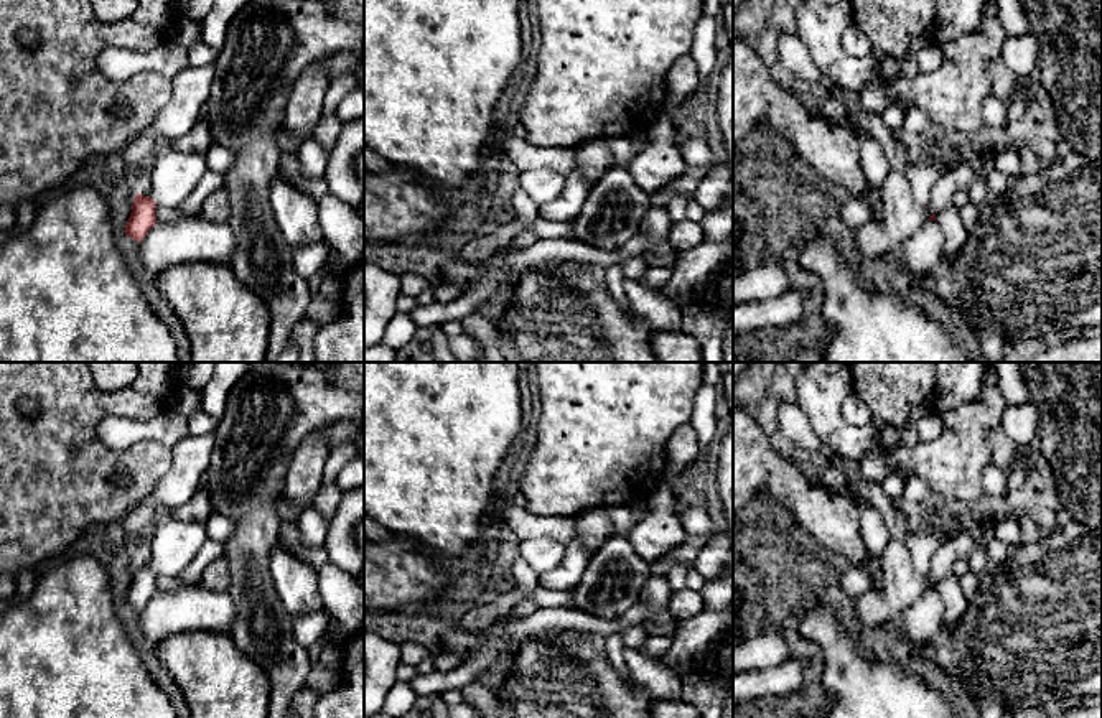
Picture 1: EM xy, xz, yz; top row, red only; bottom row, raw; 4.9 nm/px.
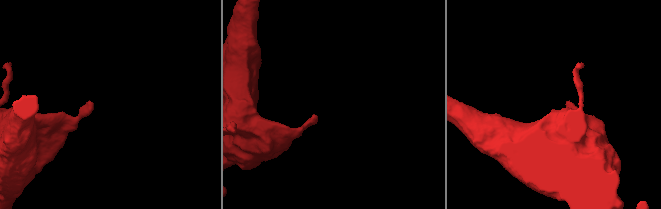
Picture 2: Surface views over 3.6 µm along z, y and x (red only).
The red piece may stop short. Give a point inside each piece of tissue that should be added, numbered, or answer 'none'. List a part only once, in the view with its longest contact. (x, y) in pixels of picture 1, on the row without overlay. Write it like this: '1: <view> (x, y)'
1: xy (172, 544)

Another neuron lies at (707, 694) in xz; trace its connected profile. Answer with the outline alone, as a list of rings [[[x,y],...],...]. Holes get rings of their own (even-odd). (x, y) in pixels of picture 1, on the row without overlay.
[[[700,670],[682,675],[680,683],[682,700],[692,705],[700,718],[723,718],[728,682]]]

